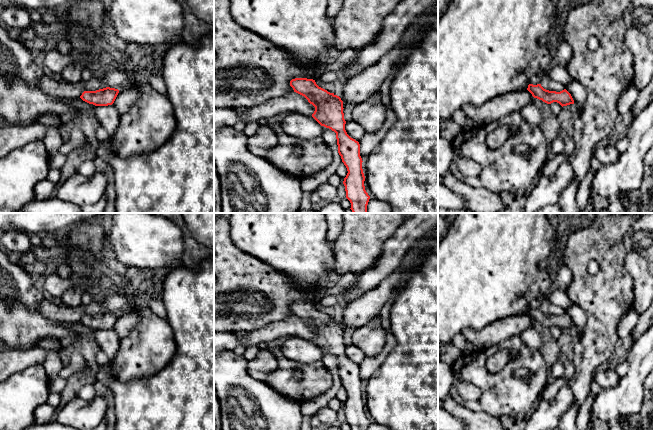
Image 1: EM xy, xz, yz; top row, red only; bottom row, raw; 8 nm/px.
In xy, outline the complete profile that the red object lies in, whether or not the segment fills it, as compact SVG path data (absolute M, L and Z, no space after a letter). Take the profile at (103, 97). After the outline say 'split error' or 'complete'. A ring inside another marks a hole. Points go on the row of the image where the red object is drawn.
M106 87L96 91L84 91L80 98L95 106L108 106L114 103L118 93L118 89Z; complete

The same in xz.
M295 78L290 81L294 92L304 96L315 107L312 117L321 125L336 133L338 153L347 168L344 178L346 198L353 213L367 213L370 196L365 190L360 144L346 130L343 101L334 93L319 87L315 80Z; complete

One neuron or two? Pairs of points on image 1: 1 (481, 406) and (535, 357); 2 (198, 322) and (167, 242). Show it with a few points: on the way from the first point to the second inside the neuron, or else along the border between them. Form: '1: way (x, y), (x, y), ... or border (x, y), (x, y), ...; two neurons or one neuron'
1: way (496, 391), (504, 383), (506, 374), (520, 362); one neuron
2: border (181, 262), (168, 270); two neurons

